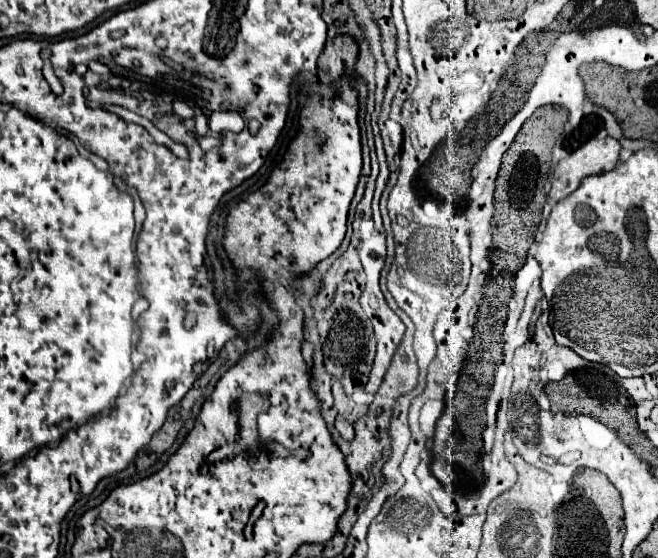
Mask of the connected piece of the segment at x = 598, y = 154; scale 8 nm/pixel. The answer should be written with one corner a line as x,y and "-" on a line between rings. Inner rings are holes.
607,136
607,138
591,138
583,146
579,146
575,152
571,152
567,158
563,158
557,168
553,170
553,182
551,182
551,196
555,202
567,198
585,176
591,174
603,174
617,166
619,162
619,140

